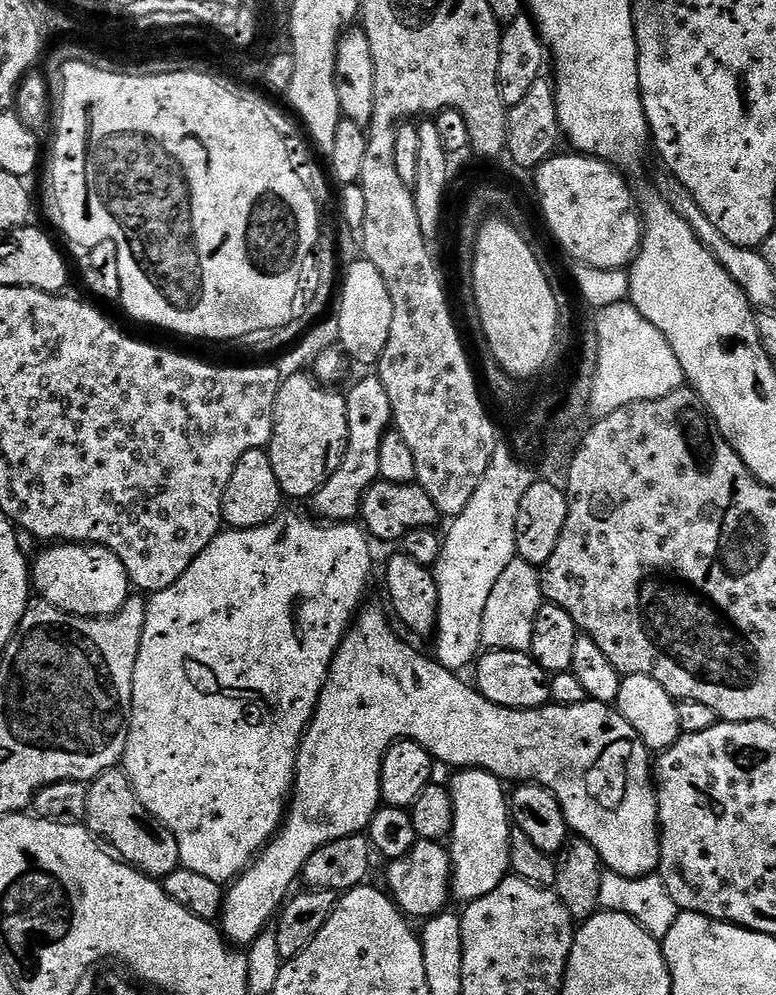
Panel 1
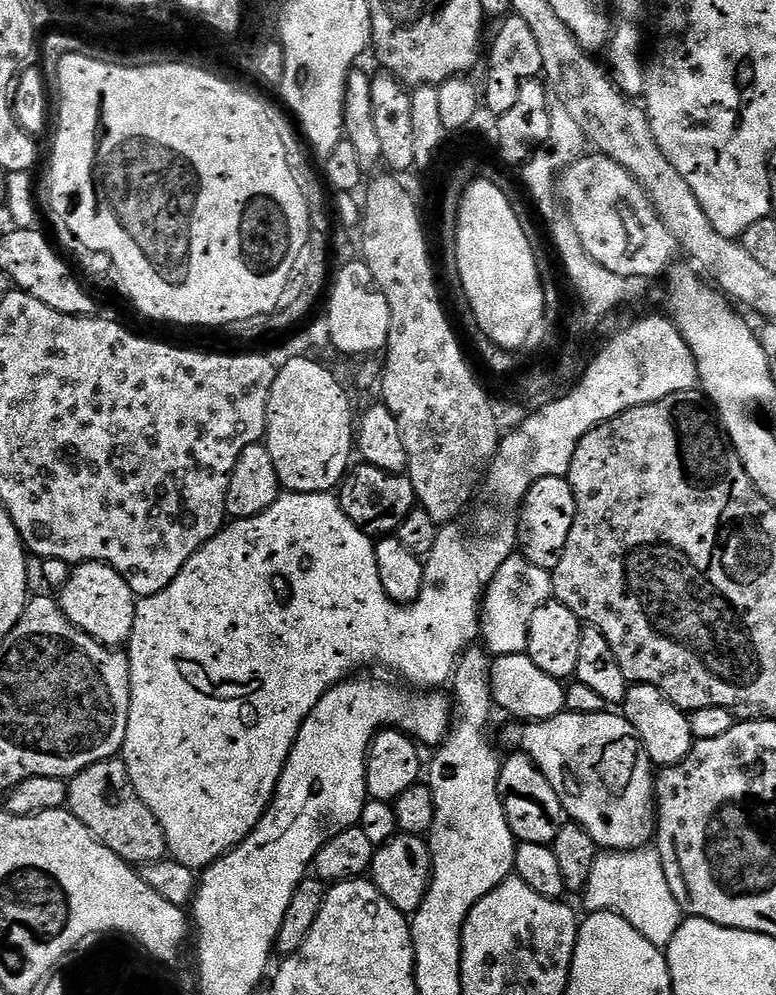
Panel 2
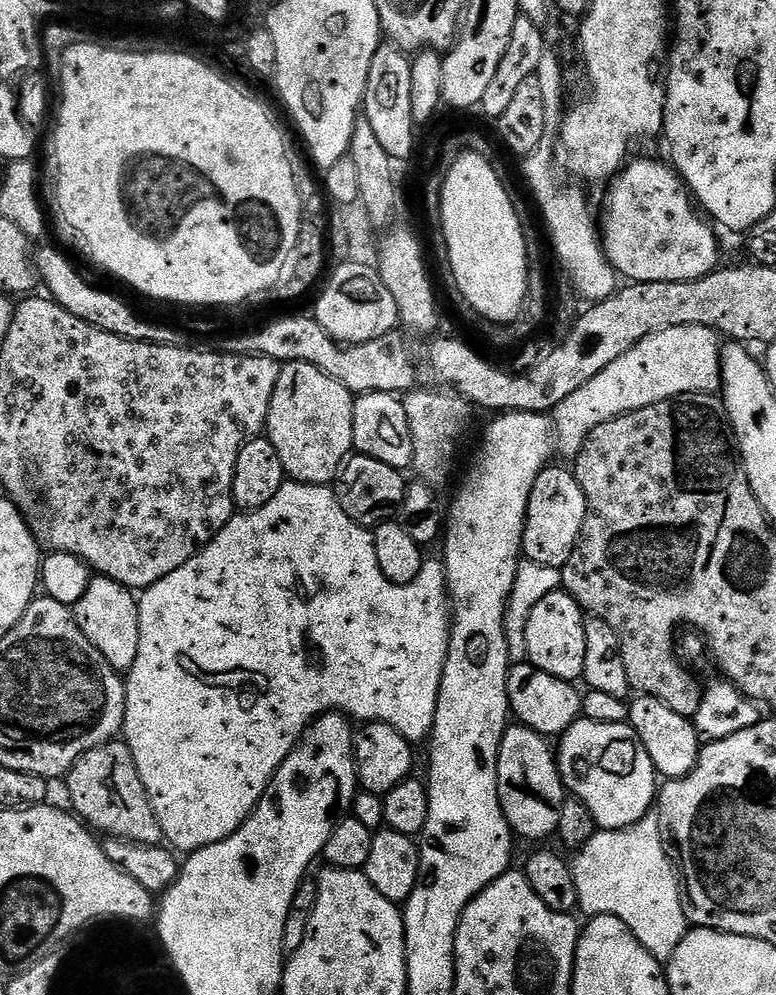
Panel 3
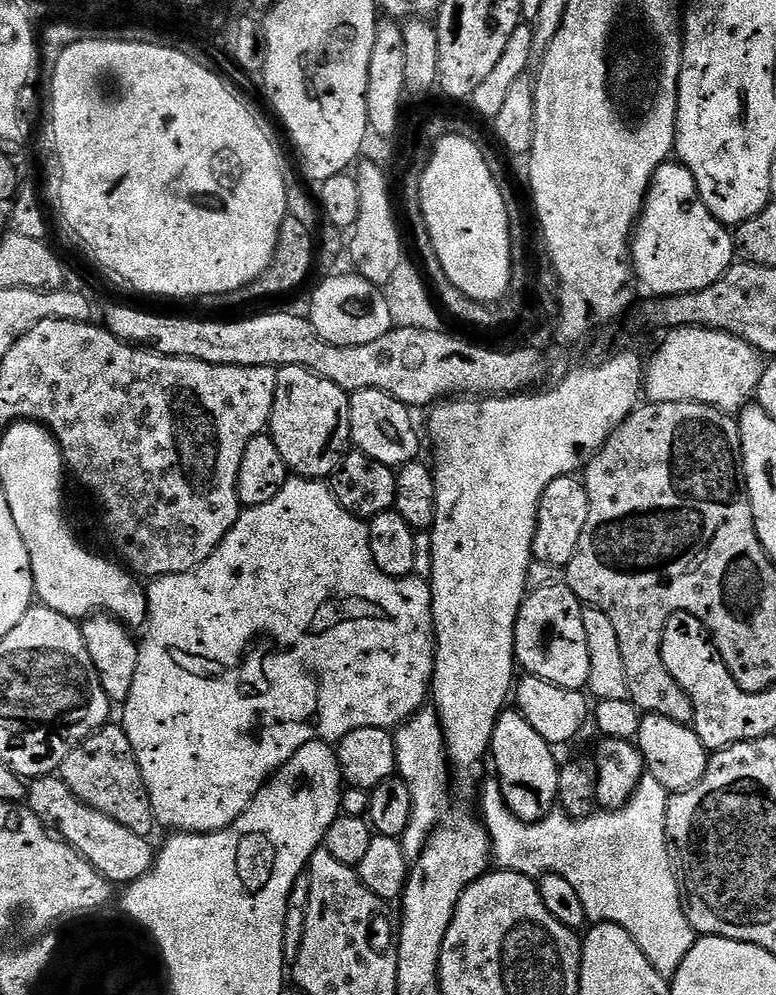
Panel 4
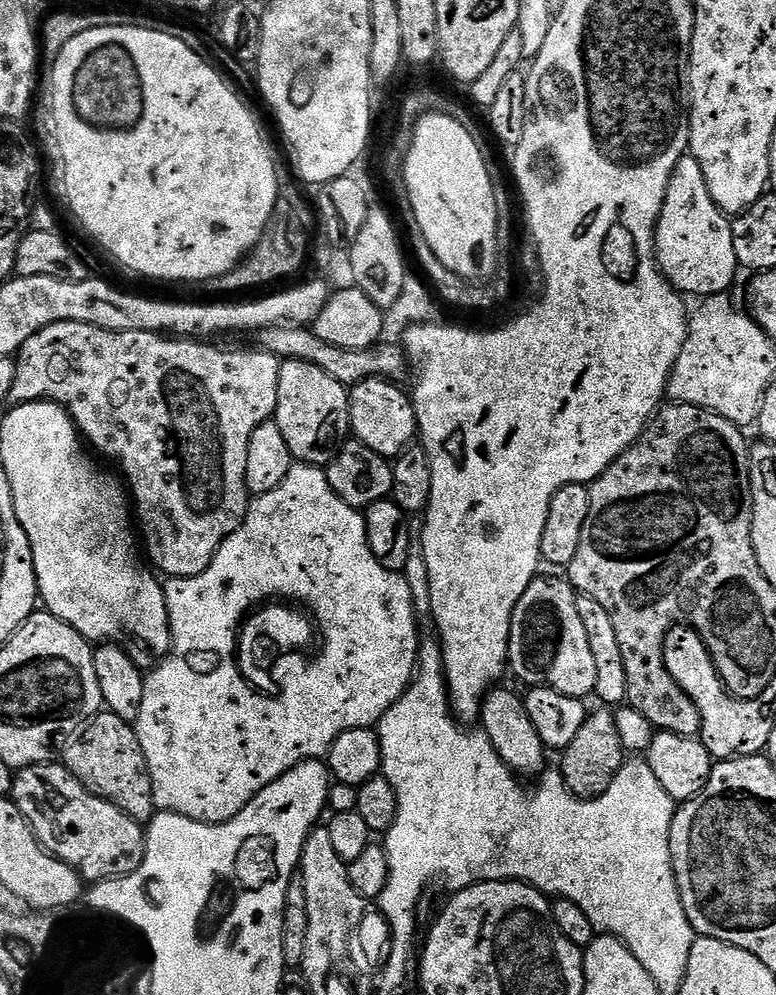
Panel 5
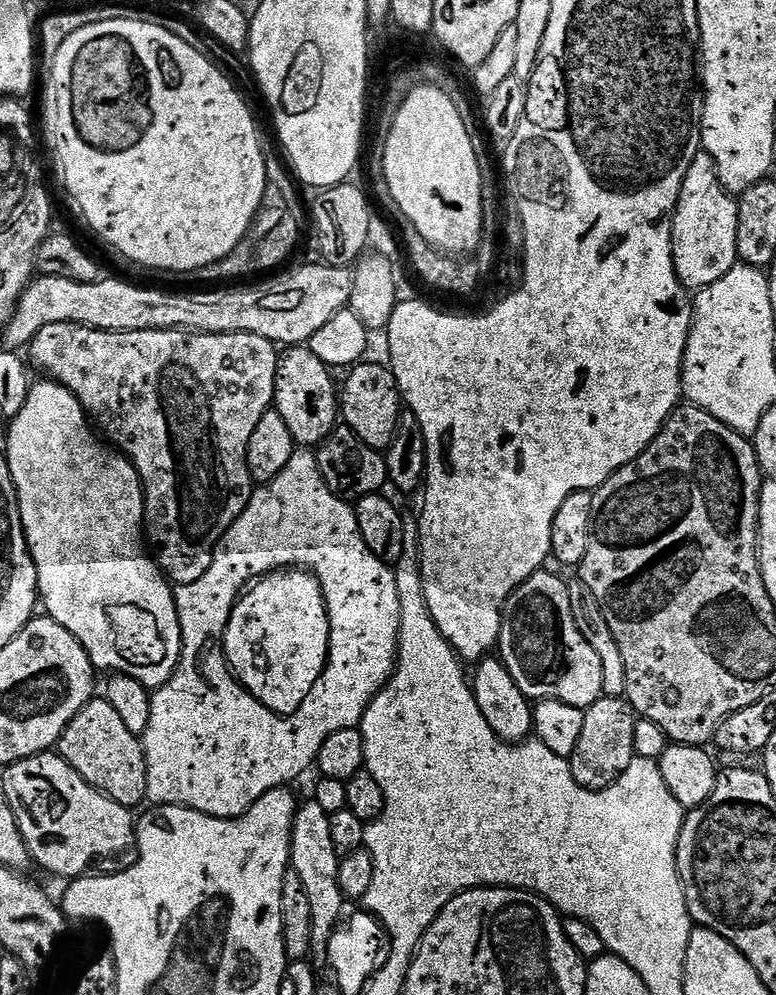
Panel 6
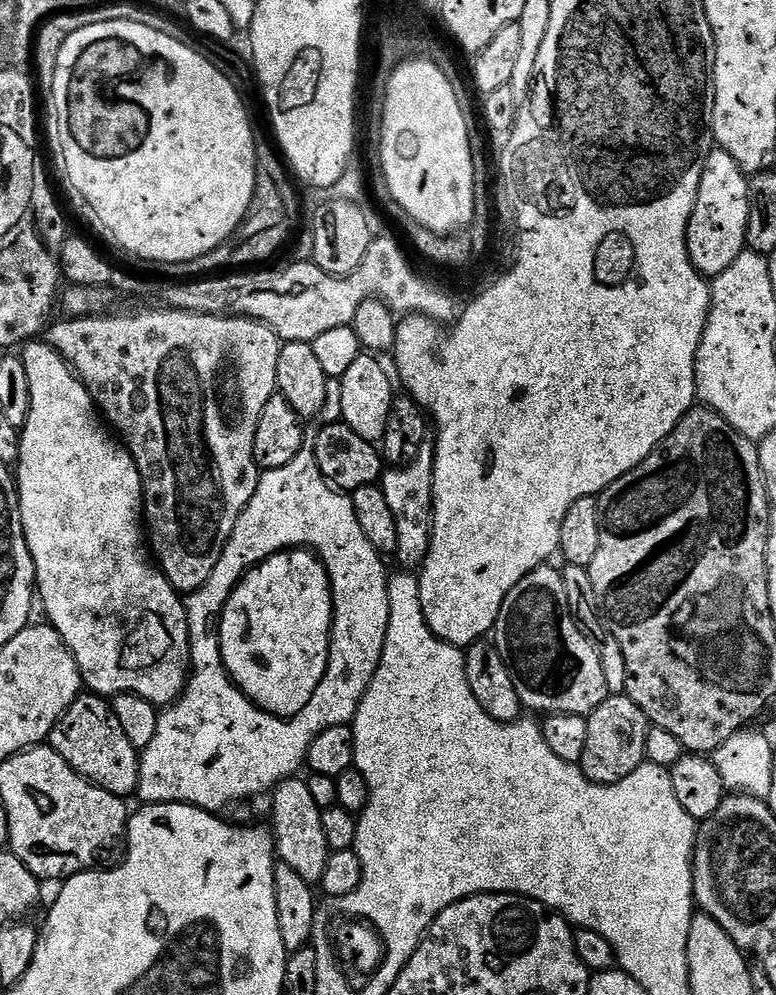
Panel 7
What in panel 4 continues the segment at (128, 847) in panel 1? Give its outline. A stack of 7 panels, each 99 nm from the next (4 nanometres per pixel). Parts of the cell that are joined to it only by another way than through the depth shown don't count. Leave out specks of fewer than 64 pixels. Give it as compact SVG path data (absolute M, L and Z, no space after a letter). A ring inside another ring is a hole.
M105 726L82 741L70 758L62 762L58 775L79 800L86 802L86 806L106 814L106 818L114 818L114 822L126 826L126 830L134 830L134 834L151 837L158 825L142 770L123 727L112 727Z

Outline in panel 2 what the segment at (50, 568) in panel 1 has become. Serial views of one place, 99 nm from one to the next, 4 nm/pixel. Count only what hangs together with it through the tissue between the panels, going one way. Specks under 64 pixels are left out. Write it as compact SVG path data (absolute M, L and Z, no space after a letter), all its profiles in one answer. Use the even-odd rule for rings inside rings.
M88 560L85 564L75 565L69 571L68 581L59 589L58 603L64 611L64 616L70 618L74 626L78 626L100 644L127 645L130 634L134 630L136 600L126 578L110 565L97 560Z

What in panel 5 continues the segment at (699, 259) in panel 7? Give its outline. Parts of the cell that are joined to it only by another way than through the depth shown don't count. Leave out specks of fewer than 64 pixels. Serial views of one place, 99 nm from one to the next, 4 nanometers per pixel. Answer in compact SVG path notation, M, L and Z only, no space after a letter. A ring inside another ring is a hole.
M685 154L676 163L676 169L670 178L670 186L666 190L666 202L662 206L662 214L656 223L656 263L664 273L664 279L677 292L687 294L689 297L692 295L707 298L727 293L728 286L735 278L736 272L738 273L732 220L718 207L714 198L710 198L710 190L706 186L702 166L690 154Z

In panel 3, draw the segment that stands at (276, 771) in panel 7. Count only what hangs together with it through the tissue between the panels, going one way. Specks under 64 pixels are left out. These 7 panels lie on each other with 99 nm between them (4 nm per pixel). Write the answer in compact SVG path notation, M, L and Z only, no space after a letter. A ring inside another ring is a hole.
M286 482L278 494L266 502L266 506L257 512L233 515L232 521L205 548L200 549L190 563L139 593L138 658L134 658L134 666L126 673L122 739L130 754L134 754L134 766L138 766L142 786L146 786L146 794L162 826L164 840L177 853L191 854L214 842L222 842L237 832L256 809L278 766L282 766L284 759L300 743L309 724L326 712L338 712L353 721L394 726L402 738L413 742L427 741L431 737L450 635L448 581L442 578L439 563L428 562L413 584L392 584L378 566L372 537L369 529L356 524L346 510L342 510L339 495L331 487Z

